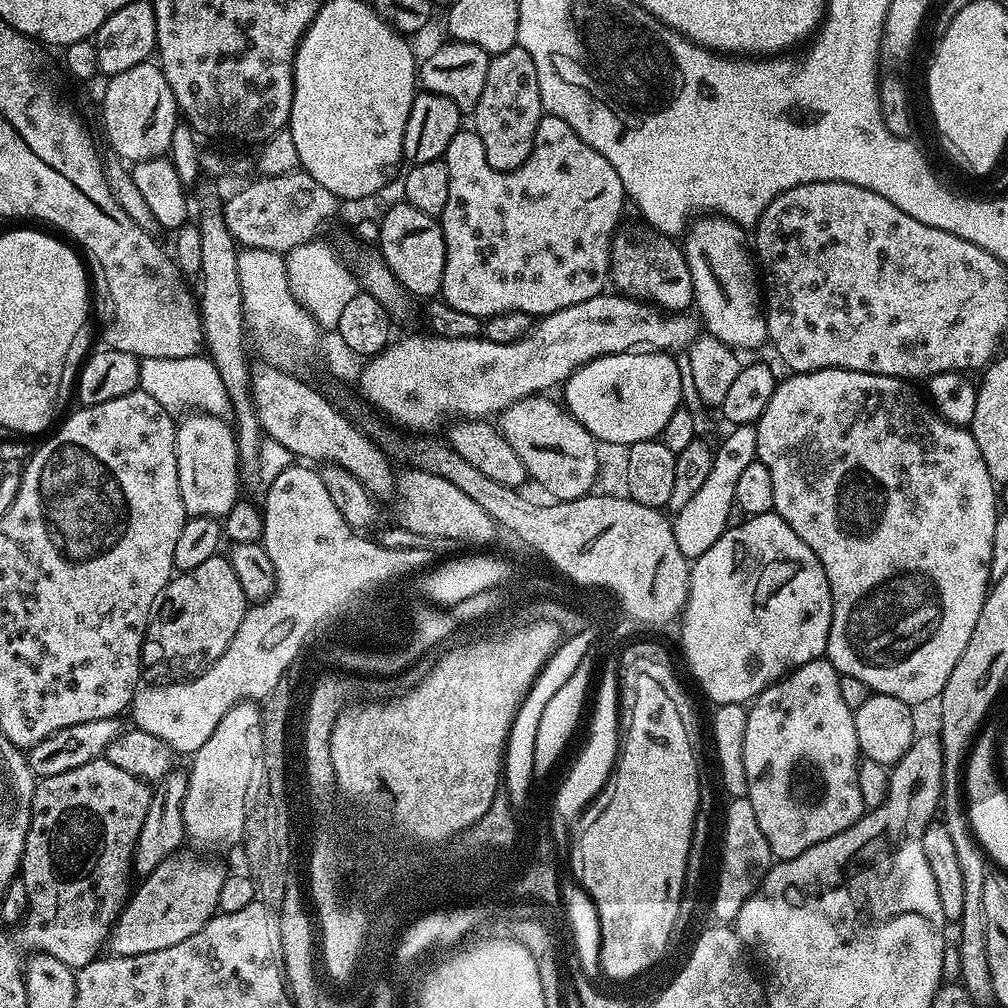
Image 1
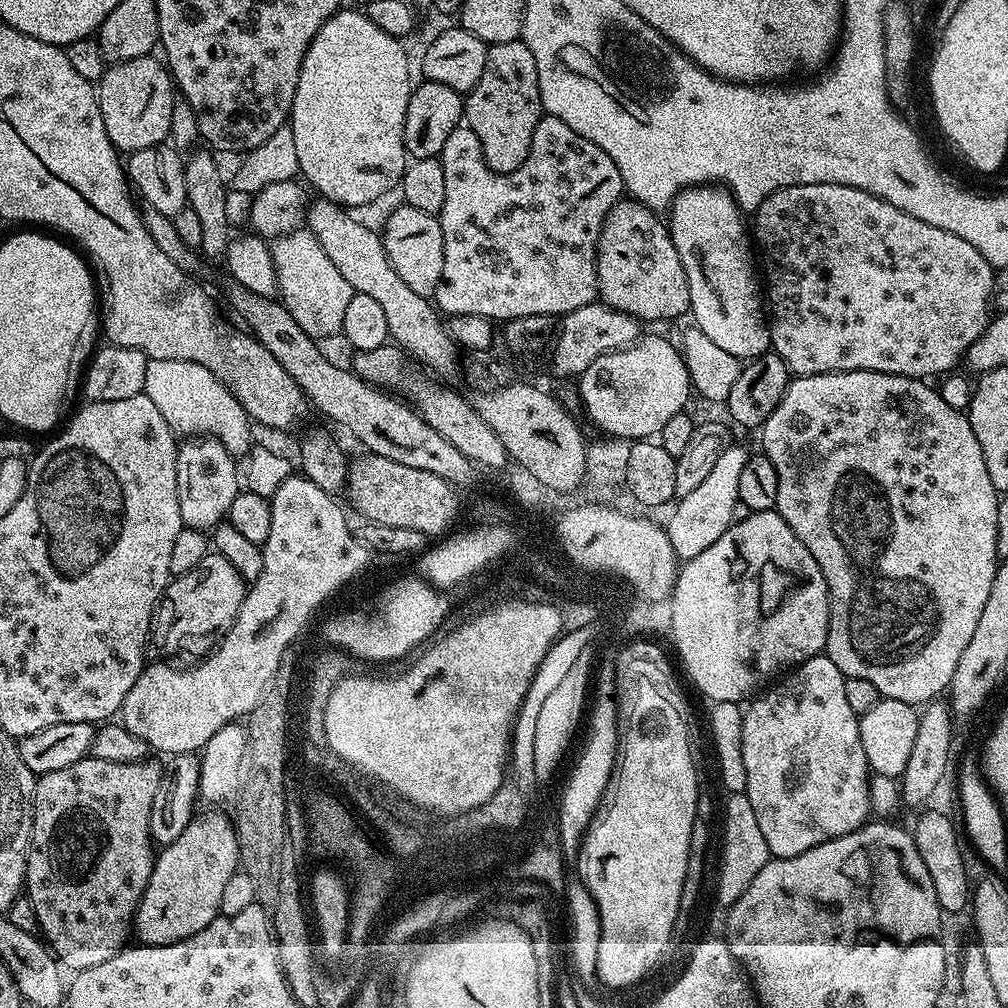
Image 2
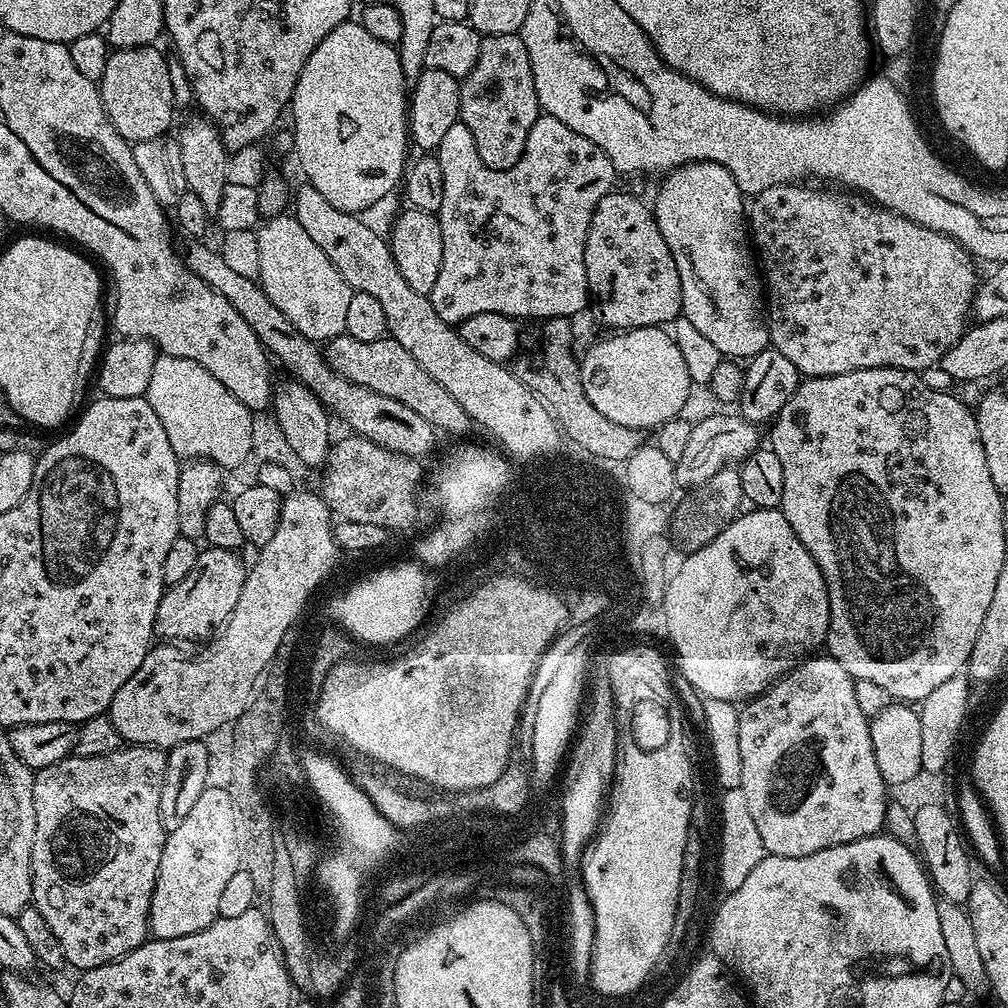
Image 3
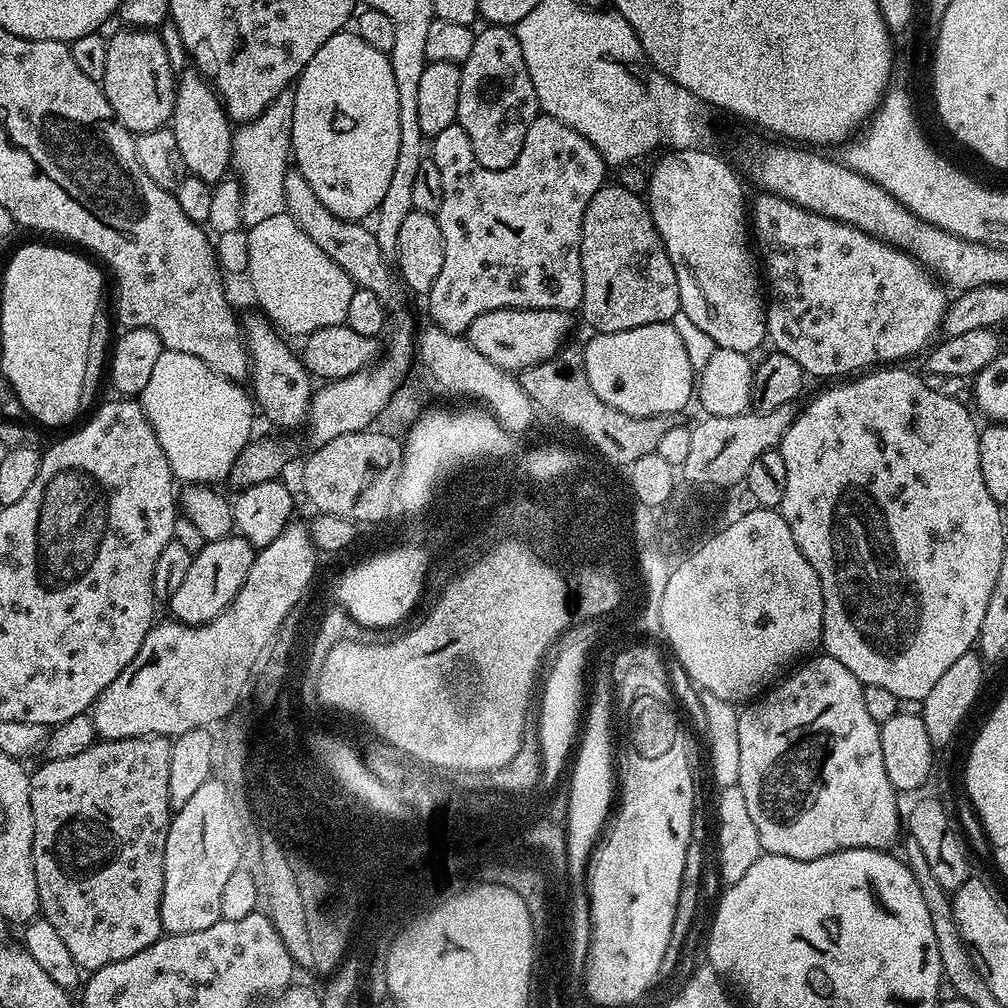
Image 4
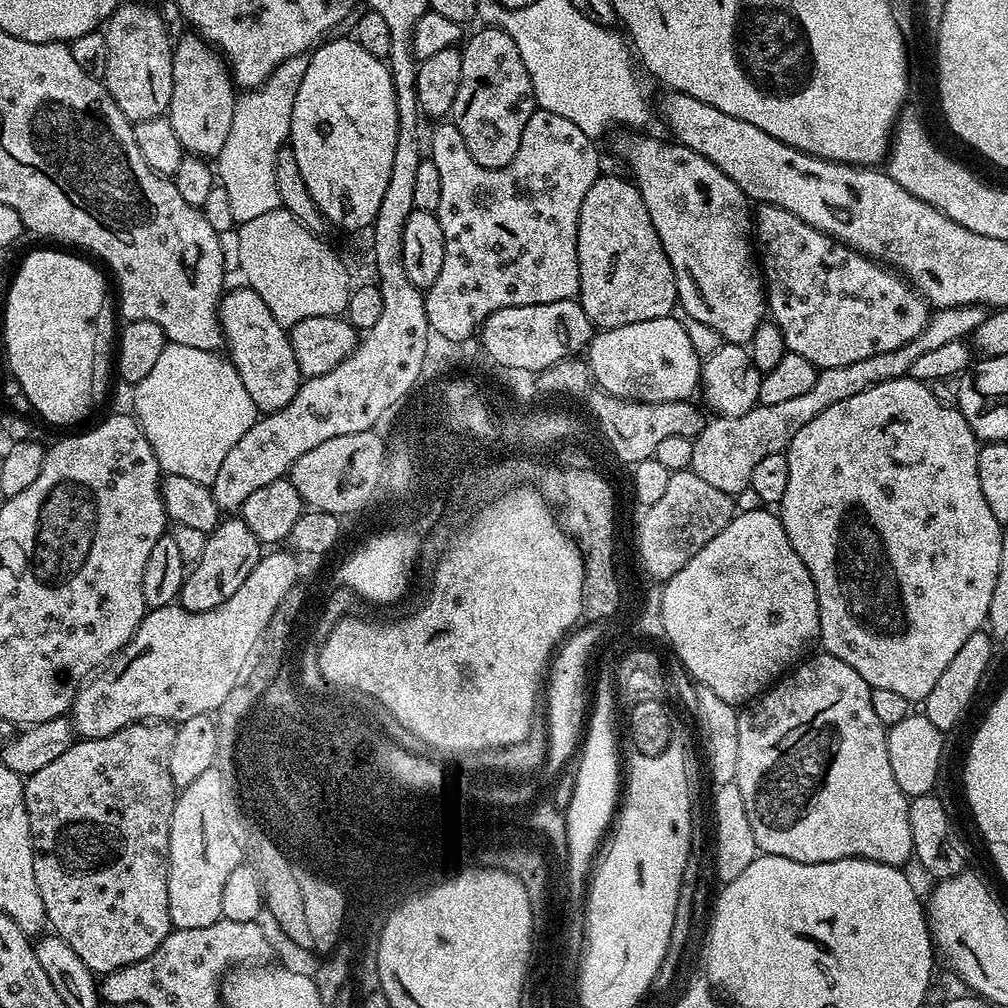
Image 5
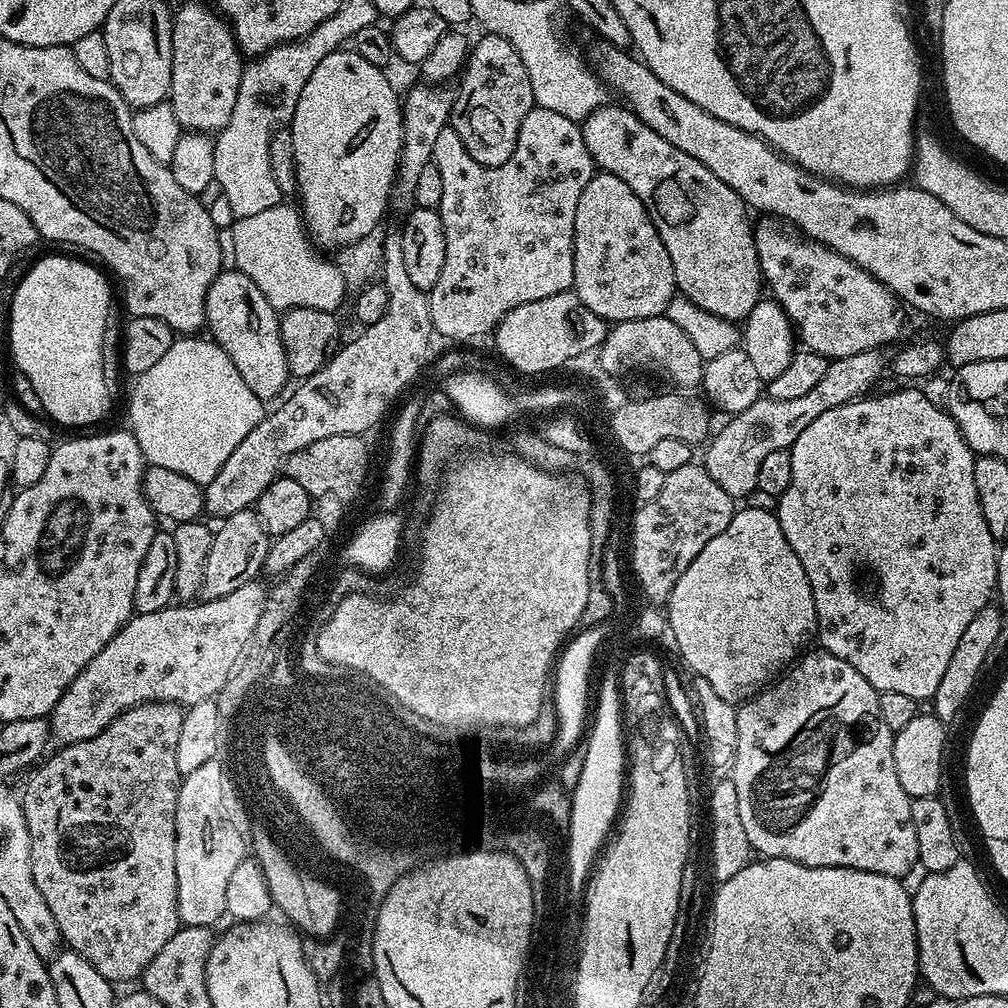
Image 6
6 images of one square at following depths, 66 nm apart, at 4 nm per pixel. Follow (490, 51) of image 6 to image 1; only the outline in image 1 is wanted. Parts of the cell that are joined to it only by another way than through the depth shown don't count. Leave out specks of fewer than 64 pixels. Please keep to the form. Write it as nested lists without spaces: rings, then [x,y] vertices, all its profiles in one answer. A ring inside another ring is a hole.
[[[519,46],[491,57],[486,70],[486,86],[482,86],[482,98],[474,113],[474,131],[482,138],[486,162],[499,172],[512,172],[530,158],[538,122],[545,115],[538,90],[538,70],[534,70],[534,58]]]

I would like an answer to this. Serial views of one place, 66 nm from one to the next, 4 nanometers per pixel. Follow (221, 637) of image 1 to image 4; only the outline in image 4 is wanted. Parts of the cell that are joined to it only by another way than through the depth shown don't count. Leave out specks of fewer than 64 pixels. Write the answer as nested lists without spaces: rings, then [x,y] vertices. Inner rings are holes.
[[[231,534],[221,540],[205,543],[204,547],[193,555],[190,570],[182,586],[178,586],[178,590],[174,590],[174,594],[166,602],[166,608],[172,611],[169,612],[171,619],[193,626],[217,620],[228,609],[230,602],[234,602],[238,590],[242,590],[246,574],[250,574],[250,566],[256,554],[257,549],[239,534]]]

